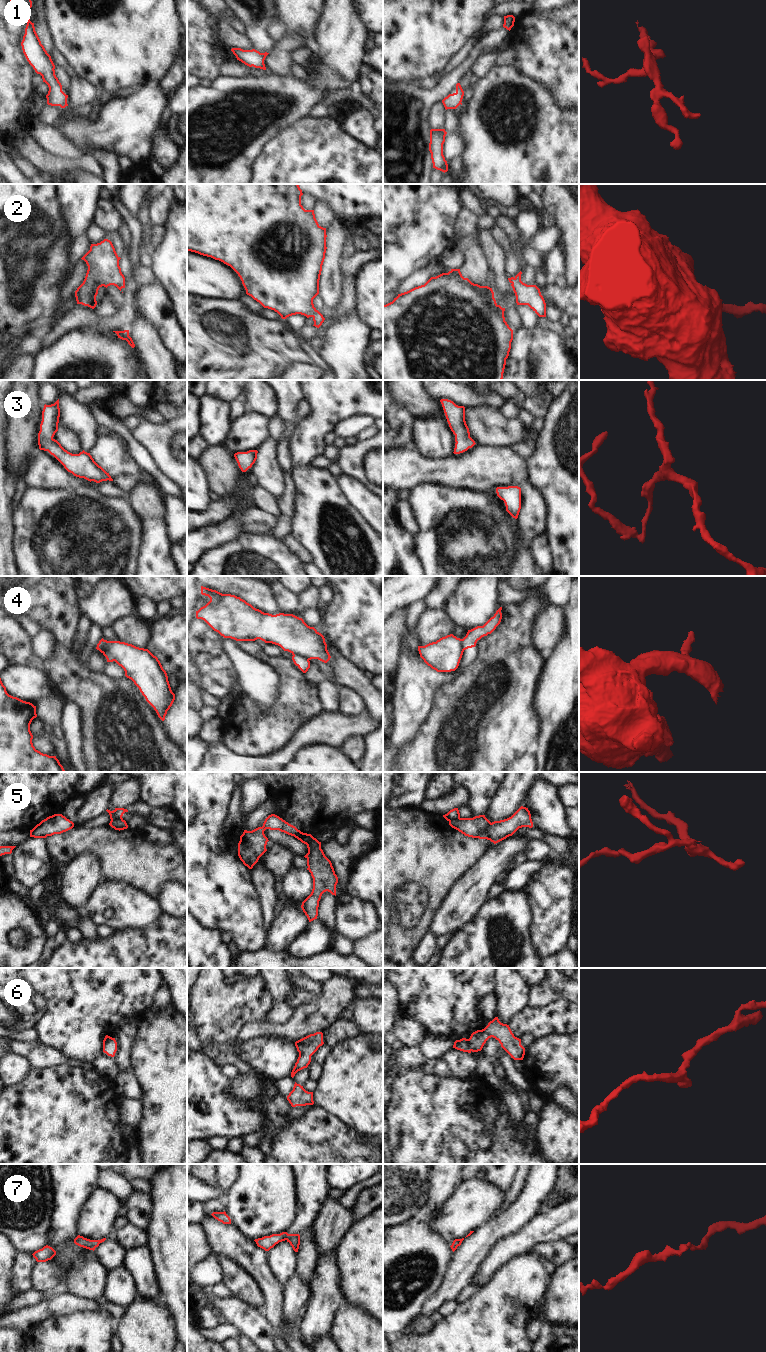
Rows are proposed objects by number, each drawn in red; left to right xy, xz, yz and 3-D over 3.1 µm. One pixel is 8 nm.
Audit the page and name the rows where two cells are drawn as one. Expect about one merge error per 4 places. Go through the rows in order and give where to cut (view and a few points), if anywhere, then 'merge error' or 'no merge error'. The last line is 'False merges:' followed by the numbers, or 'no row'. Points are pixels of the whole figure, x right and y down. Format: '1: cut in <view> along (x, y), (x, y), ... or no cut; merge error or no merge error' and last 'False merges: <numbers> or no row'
1: no cut; no merge error
2: no cut; no merge error
3: no cut; no merge error
4: cut in xz along (293, 654), (301, 654), (309, 659); merge error
5: cut in xy along (111, 819), (122, 820); merge error
6: no cut; no merge error
7: no cut; no merge error
False merges: 4, 5

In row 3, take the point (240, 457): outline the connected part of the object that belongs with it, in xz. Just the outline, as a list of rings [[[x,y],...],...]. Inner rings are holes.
[[[249,450],[247,452],[237,452],[234,457],[238,463],[239,468],[242,472],[246,472],[257,459],[257,450]]]

